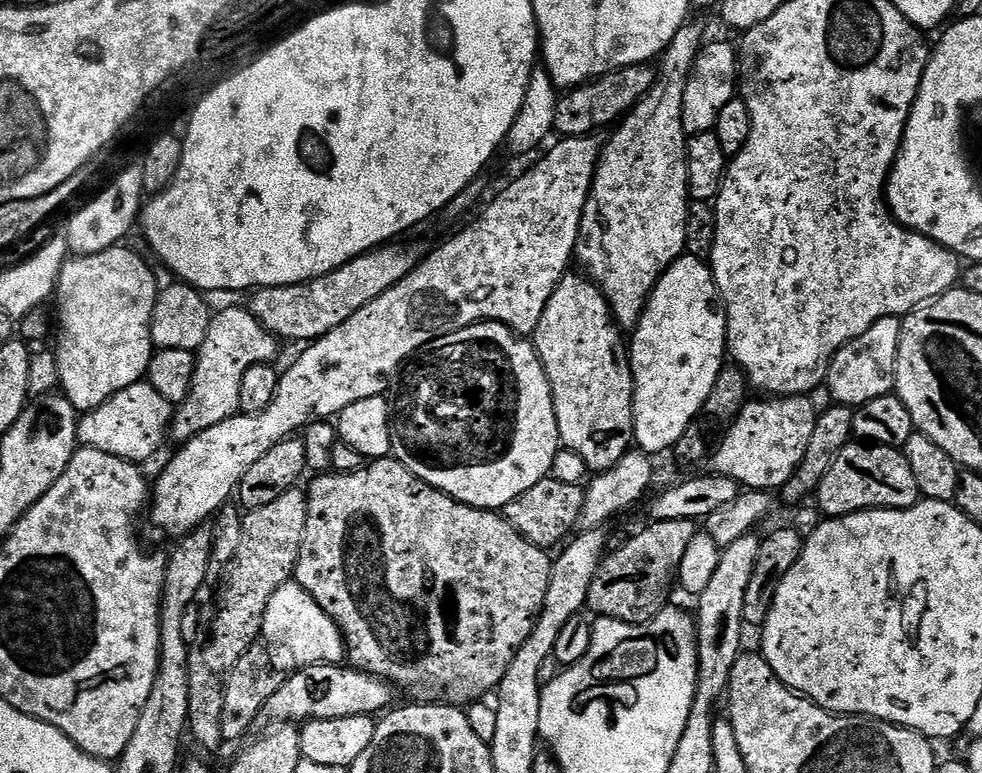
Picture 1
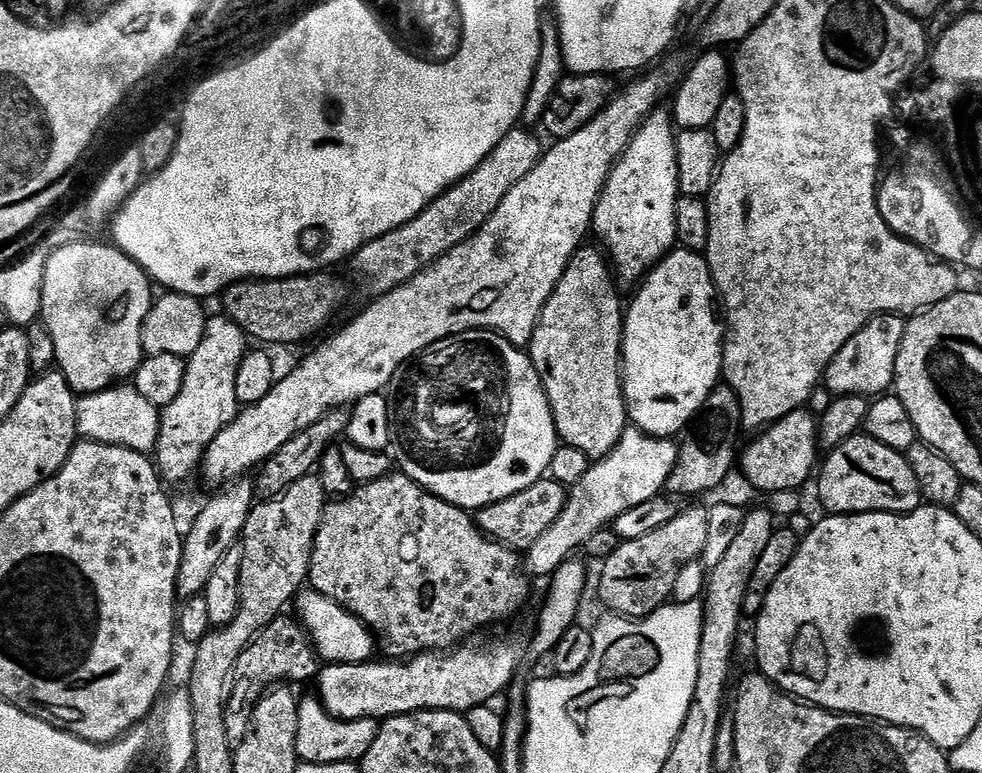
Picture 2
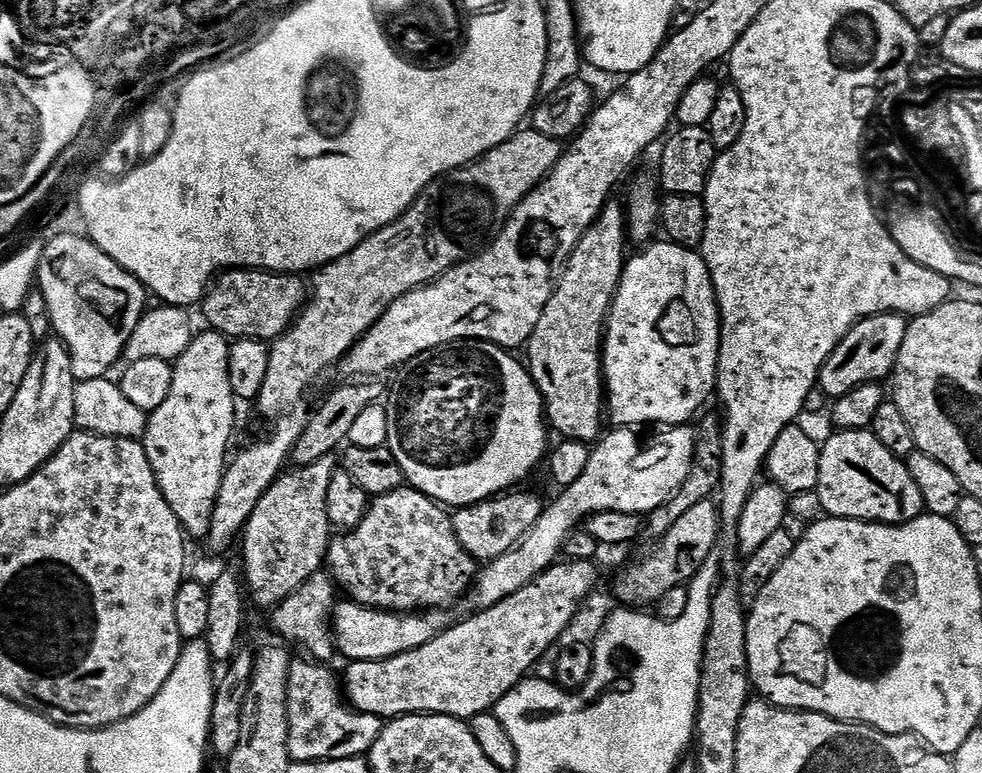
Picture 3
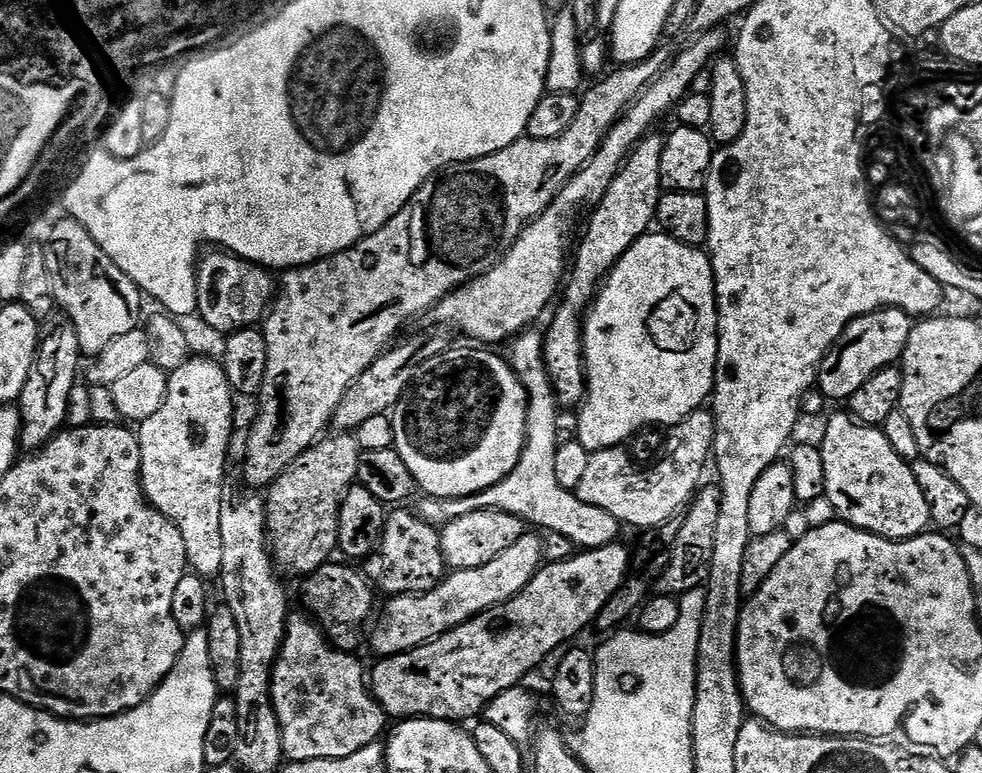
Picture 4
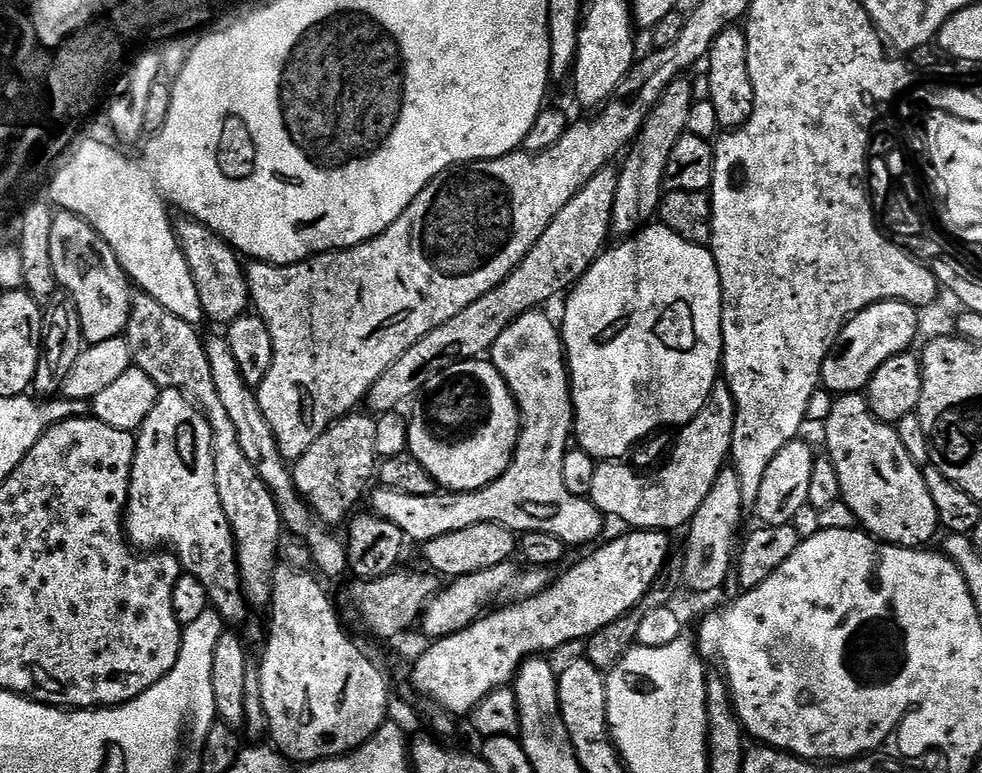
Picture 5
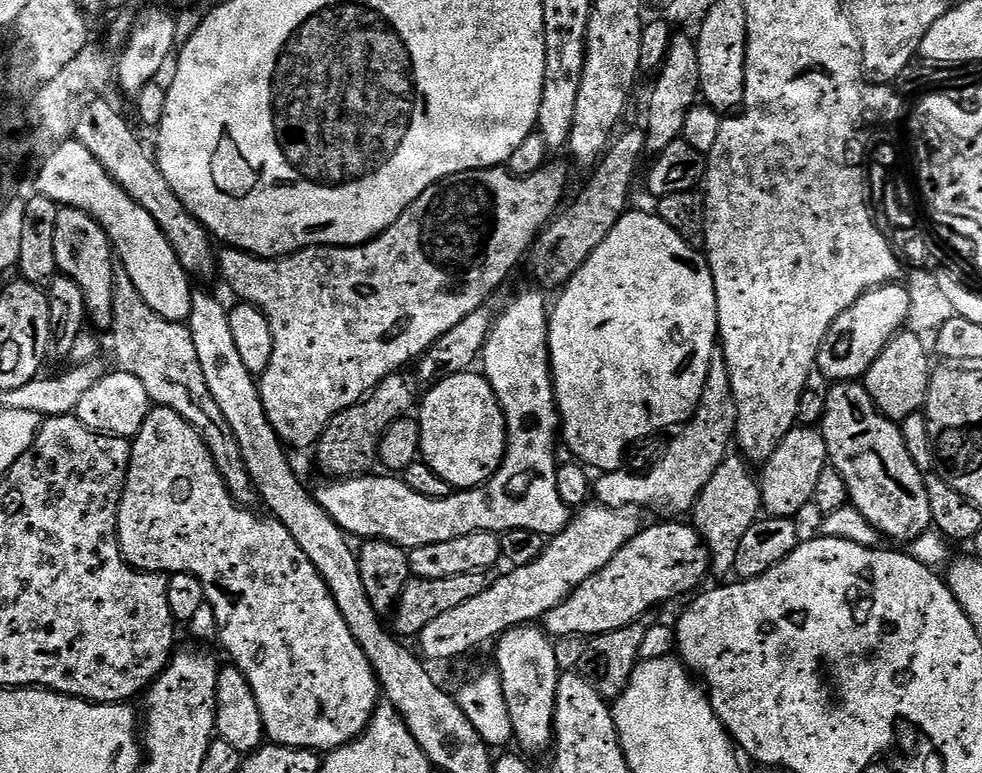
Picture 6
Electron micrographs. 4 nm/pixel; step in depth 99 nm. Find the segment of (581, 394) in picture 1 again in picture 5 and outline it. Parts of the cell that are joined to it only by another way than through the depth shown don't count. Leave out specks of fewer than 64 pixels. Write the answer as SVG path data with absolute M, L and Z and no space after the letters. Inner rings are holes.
M681 78L666 86L654 110L650 110L642 130L636 135L623 157L624 165L619 165L618 168L620 174L618 194L614 198L612 211L613 237L627 238L636 235L659 213L660 197L664 192L666 162L674 151L674 142L678 142L678 138L682 138L687 133L687 122L693 103L692 84L688 78Z

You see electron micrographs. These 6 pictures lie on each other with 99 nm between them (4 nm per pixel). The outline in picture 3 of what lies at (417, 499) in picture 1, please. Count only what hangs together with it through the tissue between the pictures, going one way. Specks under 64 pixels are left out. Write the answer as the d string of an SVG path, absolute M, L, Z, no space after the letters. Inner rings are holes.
M403 486L390 493L382 493L375 497L368 505L368 513L362 518L358 527L351 529L347 534L333 535L328 545L328 559L326 571L332 577L337 589L346 594L347 599L354 600L358 604L364 604L367 608L378 608L381 612L402 612L405 614L415 613L417 610L448 610L452 603L463 601L468 595L477 575L478 562L466 550L462 550L462 544L454 534L452 517L435 500L430 499L426 494L411 486Z

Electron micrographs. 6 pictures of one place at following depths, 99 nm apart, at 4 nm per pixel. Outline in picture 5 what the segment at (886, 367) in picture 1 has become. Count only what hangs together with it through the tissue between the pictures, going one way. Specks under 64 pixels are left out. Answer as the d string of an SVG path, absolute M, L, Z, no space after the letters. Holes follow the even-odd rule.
M883 300L863 308L840 330L840 337L826 354L820 371L820 383L833 394L860 394L874 378L882 362L909 351L920 336L919 311L901 300Z

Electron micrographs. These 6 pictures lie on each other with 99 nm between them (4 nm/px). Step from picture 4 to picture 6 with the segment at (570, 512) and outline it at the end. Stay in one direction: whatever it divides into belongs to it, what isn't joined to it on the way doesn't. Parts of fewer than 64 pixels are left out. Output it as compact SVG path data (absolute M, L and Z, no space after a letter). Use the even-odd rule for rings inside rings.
M540 292L522 293L501 316L499 313L484 343L482 375L490 382L508 423L508 449L500 469L479 488L456 490L444 498L416 493L403 478L392 474L325 479L325 484L314 488L316 500L349 537L388 540L411 550L475 532L524 530L551 538L565 528L570 509L558 494L558 459L552 453L562 425L552 387L552 355L548 353L550 308L544 305L545 293Z

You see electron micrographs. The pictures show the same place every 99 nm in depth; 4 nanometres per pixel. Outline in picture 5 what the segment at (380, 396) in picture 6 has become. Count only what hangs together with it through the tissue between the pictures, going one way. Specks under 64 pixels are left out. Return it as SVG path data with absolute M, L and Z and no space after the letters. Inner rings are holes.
M349 414L336 420L291 465L294 486L300 499L308 505L321 524L343 525L357 511L356 503L369 491L368 483L378 472L378 457L374 446L376 420L371 415Z

